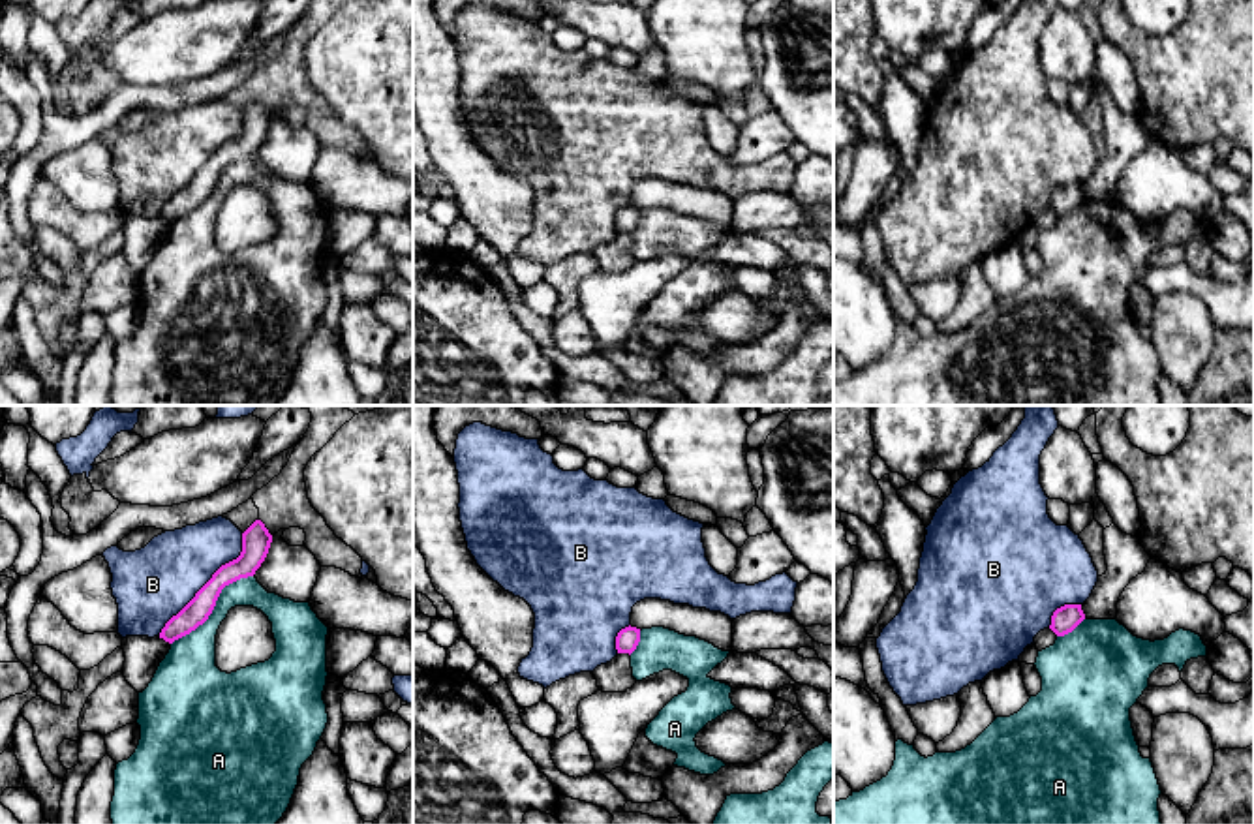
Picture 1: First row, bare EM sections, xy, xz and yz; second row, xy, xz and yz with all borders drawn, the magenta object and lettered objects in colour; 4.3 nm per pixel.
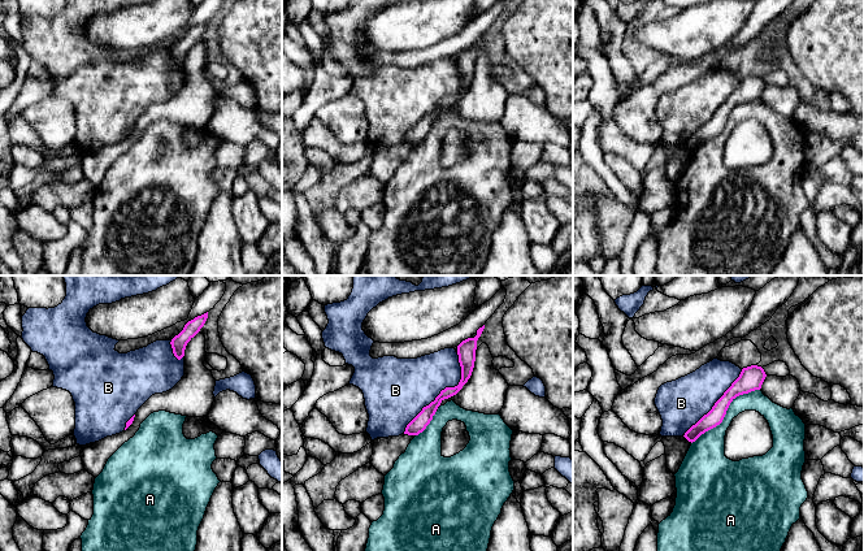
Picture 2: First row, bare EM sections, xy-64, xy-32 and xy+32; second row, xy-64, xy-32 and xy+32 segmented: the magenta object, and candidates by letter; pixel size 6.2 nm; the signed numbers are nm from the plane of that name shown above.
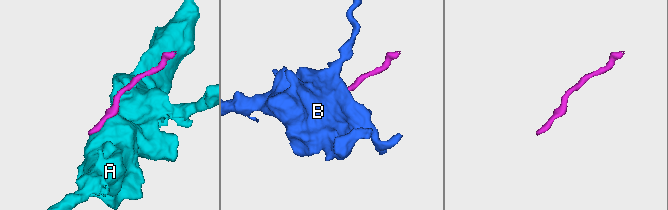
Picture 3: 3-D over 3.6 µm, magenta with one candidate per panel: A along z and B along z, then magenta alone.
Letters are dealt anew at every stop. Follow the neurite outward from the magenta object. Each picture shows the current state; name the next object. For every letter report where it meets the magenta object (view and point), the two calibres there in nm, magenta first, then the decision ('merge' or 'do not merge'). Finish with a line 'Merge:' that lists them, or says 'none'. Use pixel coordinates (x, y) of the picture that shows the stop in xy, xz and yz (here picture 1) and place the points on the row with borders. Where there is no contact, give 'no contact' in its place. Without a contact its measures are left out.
A: contact xy (214, 605); calibres 110 and 200 nm; do not merge
B: contact xy (207, 582); calibres 110 and 320 nm; do not merge
Merge: none

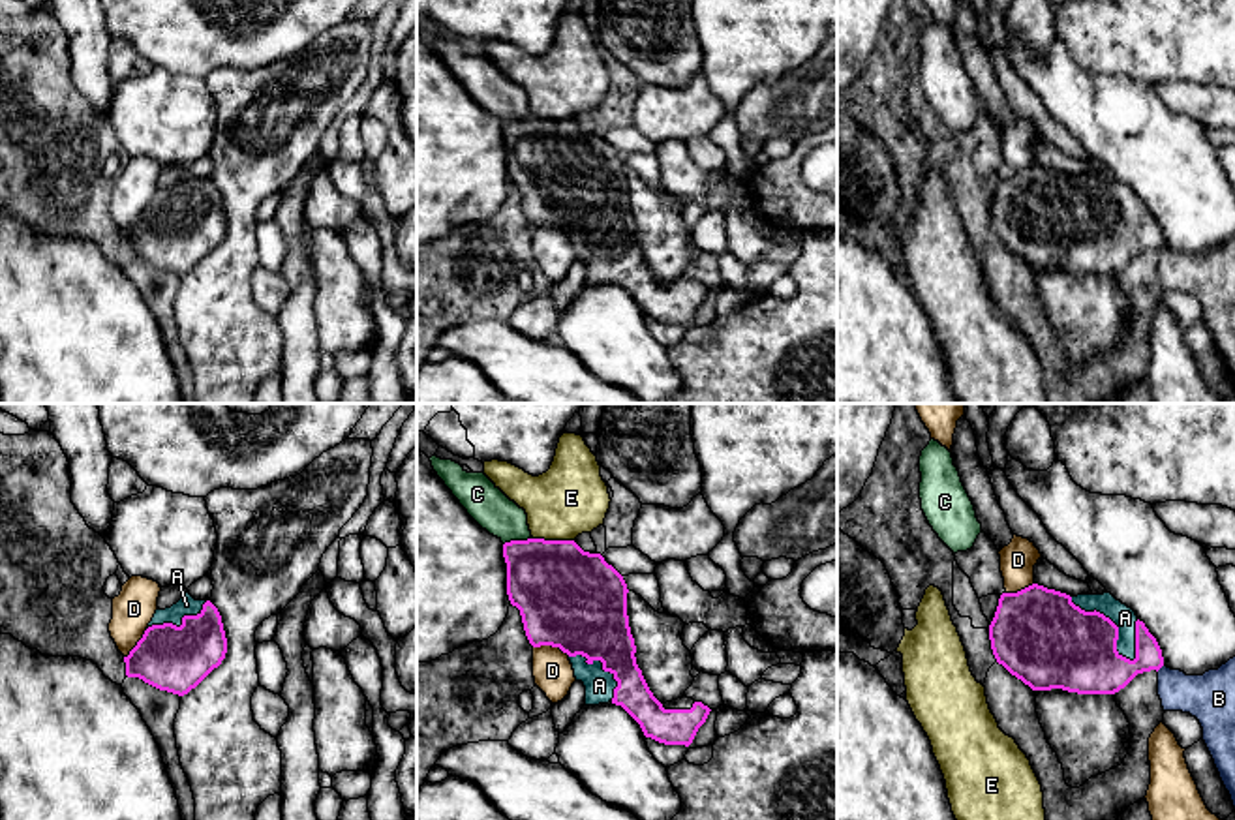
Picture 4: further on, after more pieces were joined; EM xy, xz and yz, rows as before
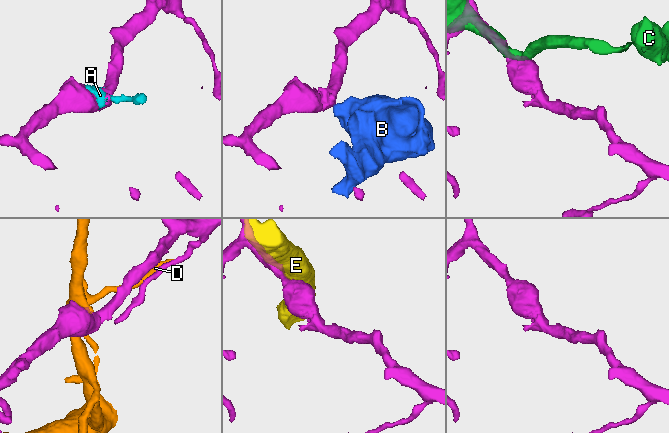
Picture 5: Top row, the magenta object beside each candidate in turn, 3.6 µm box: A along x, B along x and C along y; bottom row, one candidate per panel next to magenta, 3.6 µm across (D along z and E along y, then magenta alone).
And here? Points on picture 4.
A: contact yz (1113, 623); calibres 360 and 100 nm; merge
B: contact yz (1158, 668); calibres 200 and 200 nm; do not merge
C: contact xz (517, 541); calibres 380 and 170 nm; do not merge
D: contact xz (552, 646); calibres 440 and 170 nm; do not merge
E: contact xz (554, 541); calibres 420 and 320 nm; do not merge
Merge: A

